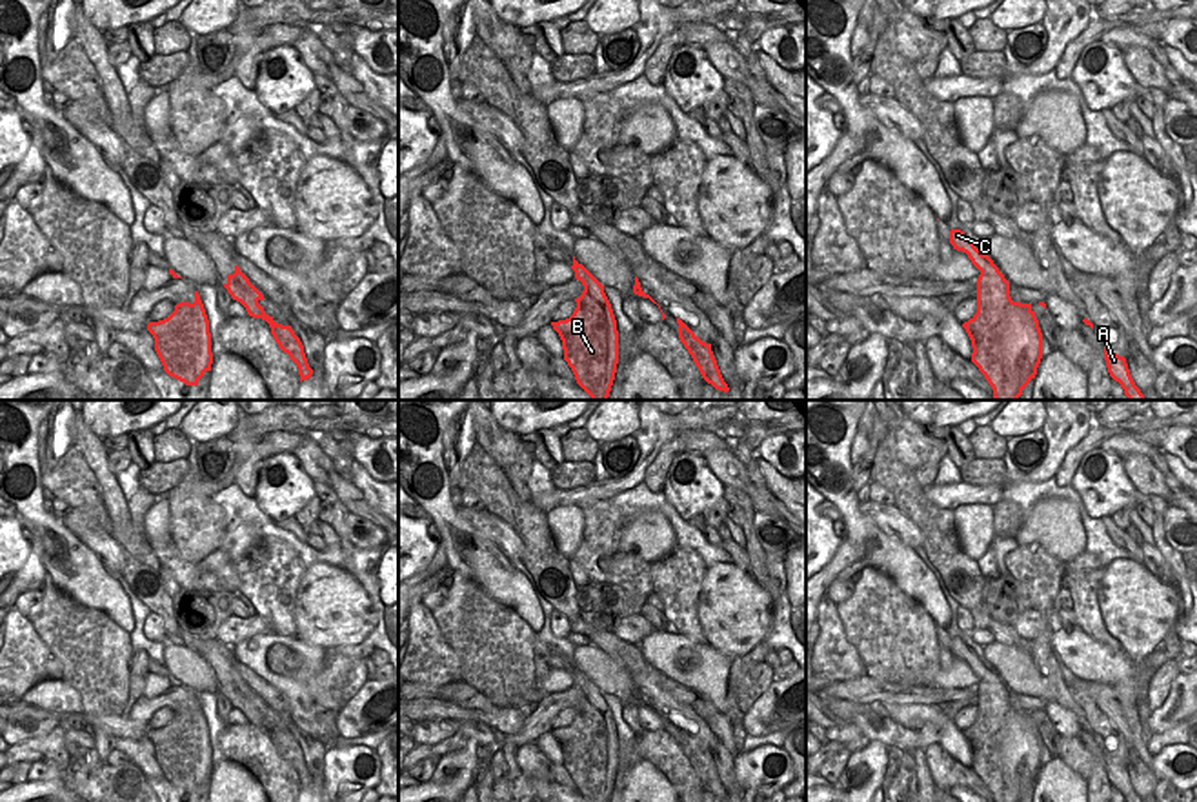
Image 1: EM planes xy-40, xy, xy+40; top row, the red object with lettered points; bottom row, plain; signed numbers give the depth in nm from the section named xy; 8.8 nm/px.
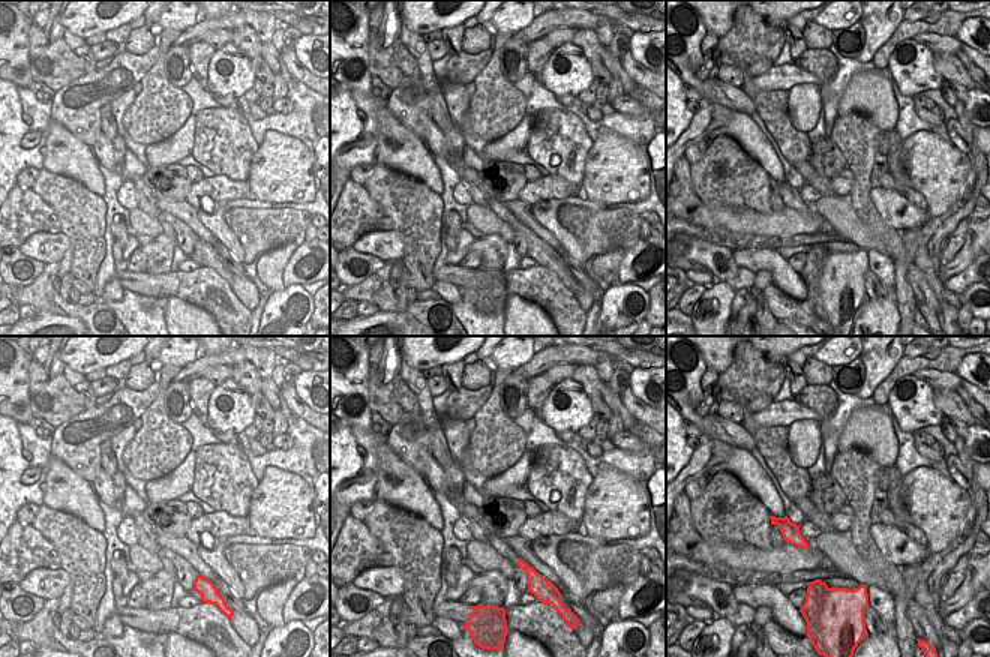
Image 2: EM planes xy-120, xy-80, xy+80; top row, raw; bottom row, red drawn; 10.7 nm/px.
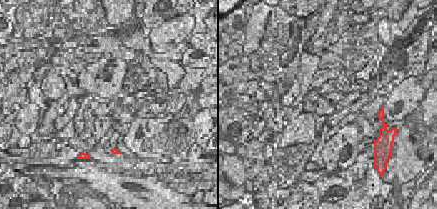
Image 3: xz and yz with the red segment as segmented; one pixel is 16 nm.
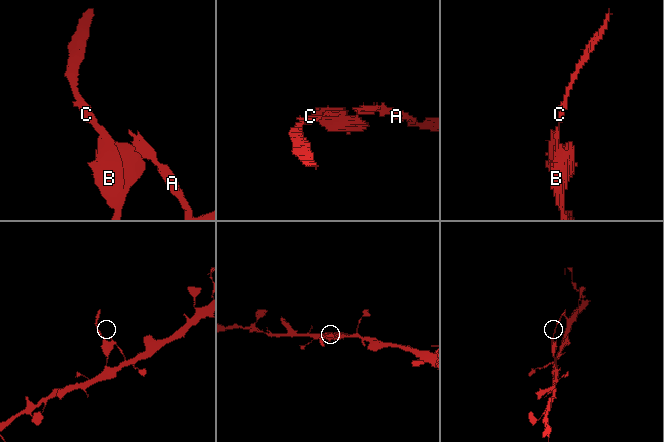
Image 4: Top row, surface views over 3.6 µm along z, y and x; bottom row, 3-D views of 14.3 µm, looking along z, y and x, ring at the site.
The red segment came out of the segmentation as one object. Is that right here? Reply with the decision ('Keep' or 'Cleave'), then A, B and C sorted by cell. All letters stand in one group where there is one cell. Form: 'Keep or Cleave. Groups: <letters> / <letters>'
Cleave. Groups: A B / C.

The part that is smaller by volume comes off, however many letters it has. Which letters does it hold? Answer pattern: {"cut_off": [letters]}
{"cut_off": ["C"]}

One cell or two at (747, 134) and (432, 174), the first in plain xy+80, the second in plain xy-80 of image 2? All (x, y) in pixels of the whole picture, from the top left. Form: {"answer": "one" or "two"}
{"answer": "one"}

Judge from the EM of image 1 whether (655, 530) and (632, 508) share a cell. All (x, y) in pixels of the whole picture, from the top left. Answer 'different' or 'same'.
different

